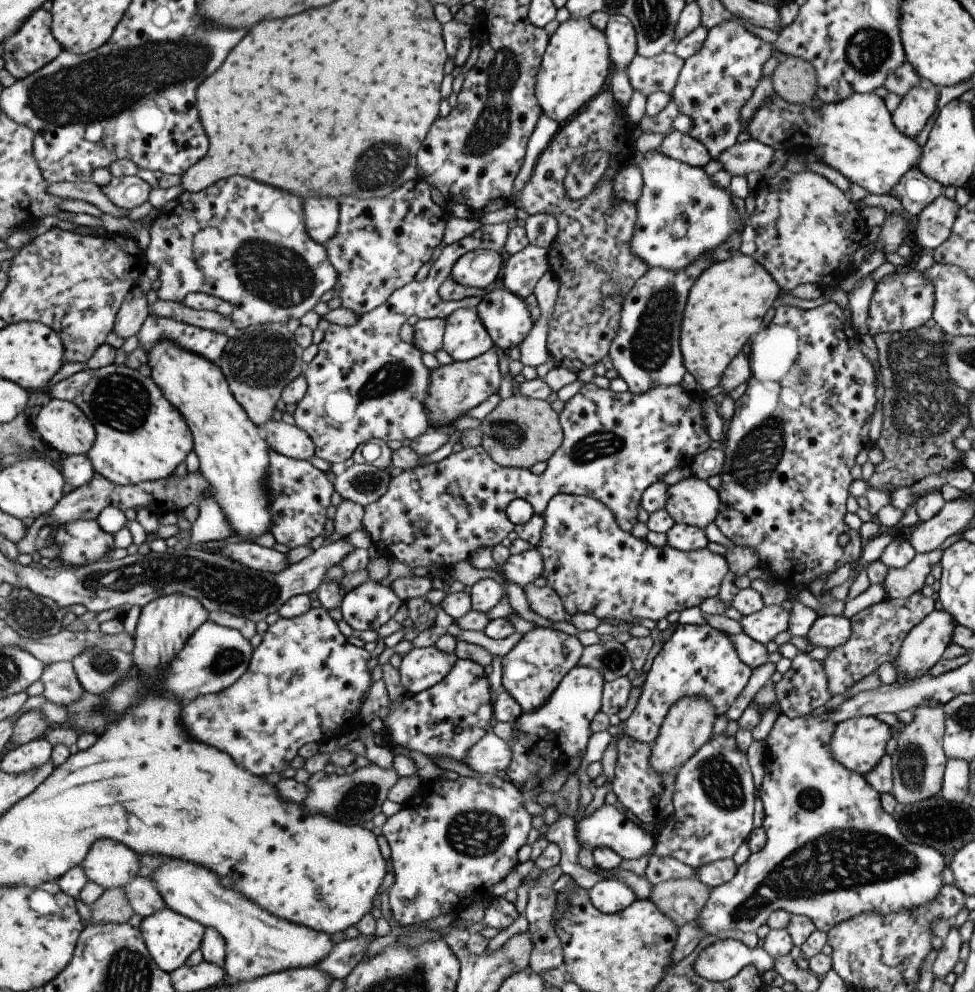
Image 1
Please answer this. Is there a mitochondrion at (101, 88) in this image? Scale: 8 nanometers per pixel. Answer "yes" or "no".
yes

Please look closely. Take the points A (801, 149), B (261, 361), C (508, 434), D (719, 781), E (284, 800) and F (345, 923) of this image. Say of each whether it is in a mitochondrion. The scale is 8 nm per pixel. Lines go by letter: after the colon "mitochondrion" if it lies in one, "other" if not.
A: other
B: mitochondrion
C: mitochondrion
D: mitochondrion
E: other
F: other

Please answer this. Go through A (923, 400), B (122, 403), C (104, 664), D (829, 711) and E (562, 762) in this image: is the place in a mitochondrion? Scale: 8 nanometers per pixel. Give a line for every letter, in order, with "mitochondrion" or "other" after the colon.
A: mitochondrion
B: mitochondrion
C: mitochondrion
D: other
E: other

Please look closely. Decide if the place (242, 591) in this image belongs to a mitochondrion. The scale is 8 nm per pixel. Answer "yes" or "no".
yes

